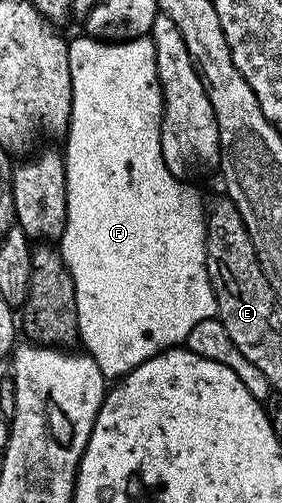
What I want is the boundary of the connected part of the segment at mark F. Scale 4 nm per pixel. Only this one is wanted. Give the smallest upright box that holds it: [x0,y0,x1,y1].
[57,35,215,379]

